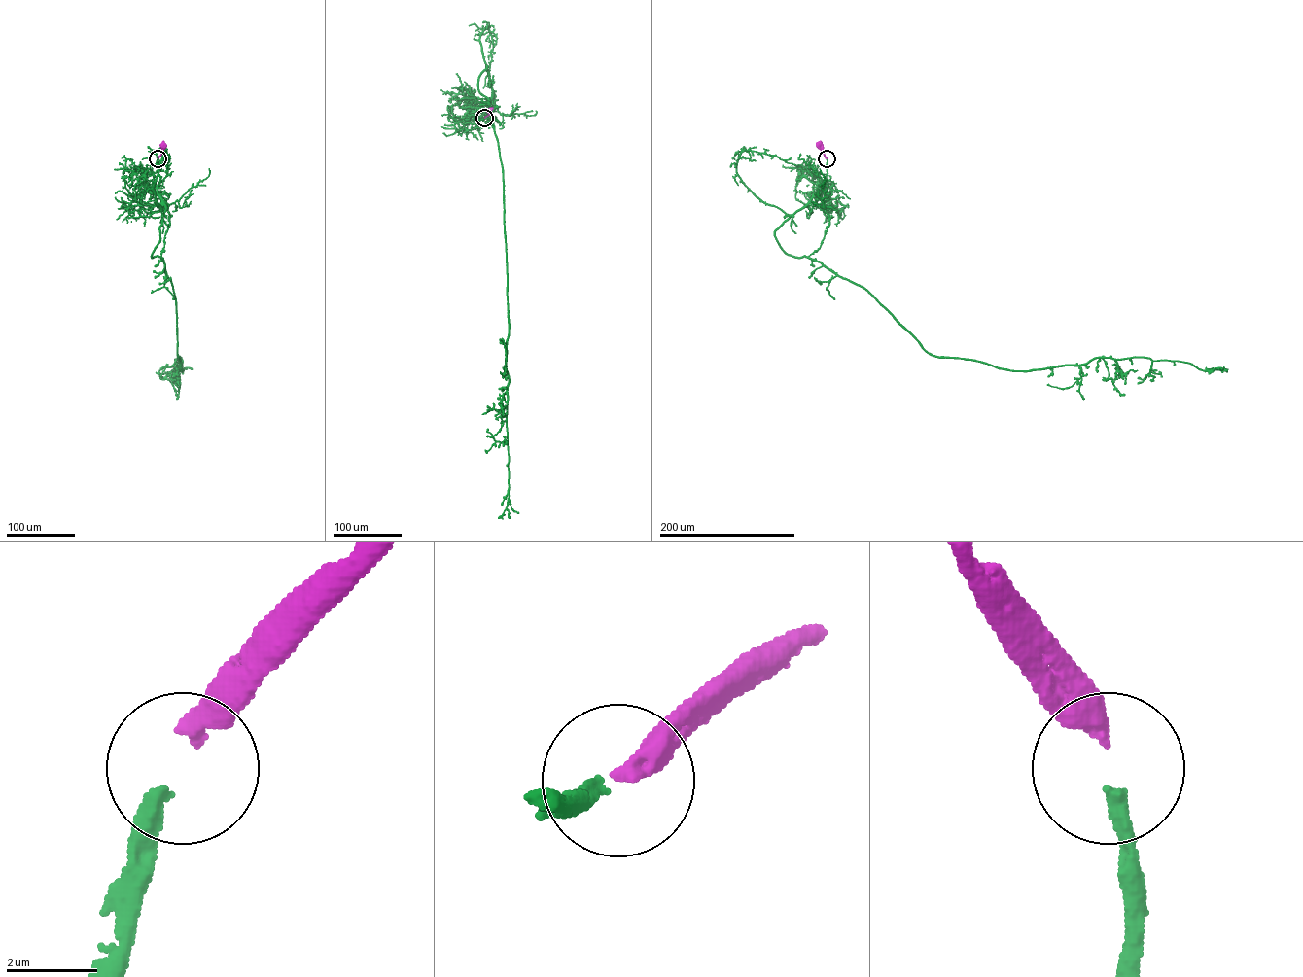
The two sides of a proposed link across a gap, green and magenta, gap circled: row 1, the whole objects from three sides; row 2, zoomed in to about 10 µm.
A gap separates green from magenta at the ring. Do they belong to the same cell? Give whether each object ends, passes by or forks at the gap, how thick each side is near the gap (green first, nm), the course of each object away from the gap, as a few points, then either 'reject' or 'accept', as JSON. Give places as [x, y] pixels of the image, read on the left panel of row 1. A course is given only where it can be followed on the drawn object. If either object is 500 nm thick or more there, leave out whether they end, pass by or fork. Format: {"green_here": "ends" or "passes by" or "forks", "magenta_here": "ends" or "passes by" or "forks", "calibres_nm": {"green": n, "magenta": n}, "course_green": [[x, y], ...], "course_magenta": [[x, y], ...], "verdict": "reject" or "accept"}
{"green_here": "ends", "magenta_here": "ends", "calibres_nm": {"green": 340, "magenta": 420}, "course_green": [[158, 159], [165, 210], [151, 257], [175, 297], [182, 369], [180, 357], [171, 371]], "course_magenta": [[158, 158], [162, 145]], "verdict": "accept"}

